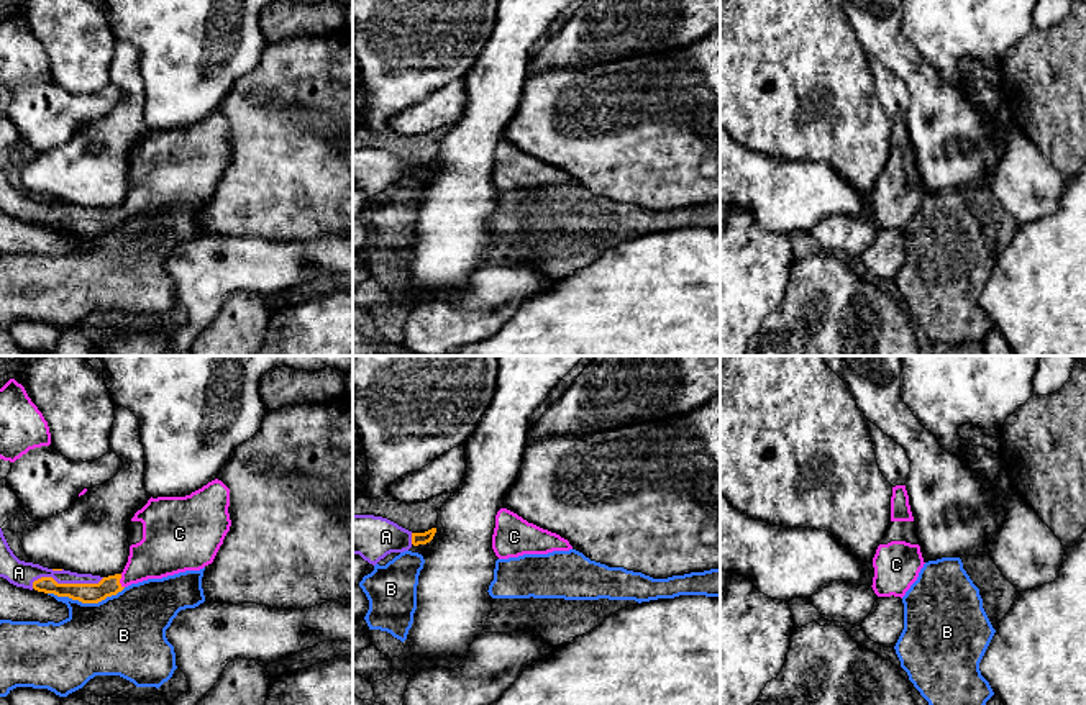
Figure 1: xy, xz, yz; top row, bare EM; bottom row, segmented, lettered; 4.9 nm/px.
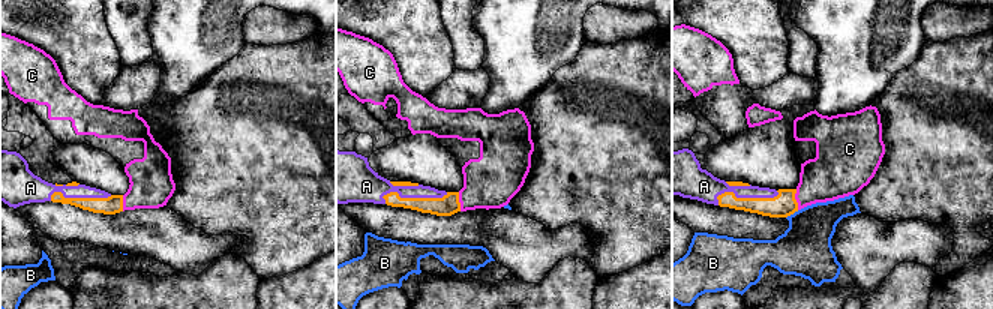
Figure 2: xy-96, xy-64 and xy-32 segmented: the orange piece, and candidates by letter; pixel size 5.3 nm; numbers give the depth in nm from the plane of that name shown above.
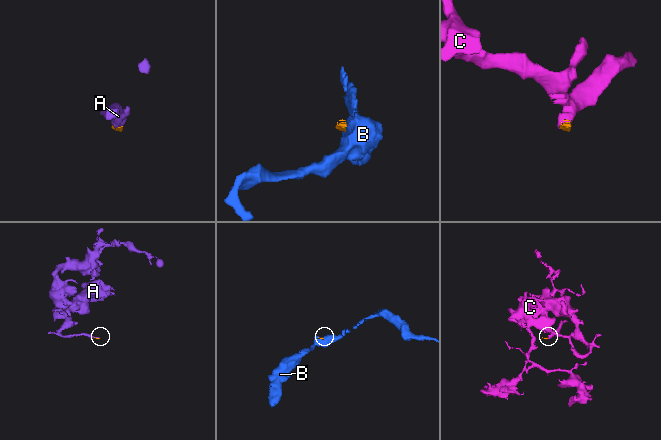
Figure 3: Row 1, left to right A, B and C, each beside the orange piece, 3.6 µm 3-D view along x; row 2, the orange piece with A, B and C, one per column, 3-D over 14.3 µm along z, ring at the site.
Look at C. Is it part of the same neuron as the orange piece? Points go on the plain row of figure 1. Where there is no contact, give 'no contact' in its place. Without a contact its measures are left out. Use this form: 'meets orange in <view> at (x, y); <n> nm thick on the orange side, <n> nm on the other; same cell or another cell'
meets orange in xy at (118, 213); 100 nm thick on the orange side, 240 nm on the other; same cell

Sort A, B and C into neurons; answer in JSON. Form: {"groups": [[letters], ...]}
{"groups": [["A", "C"], ["B"]]}

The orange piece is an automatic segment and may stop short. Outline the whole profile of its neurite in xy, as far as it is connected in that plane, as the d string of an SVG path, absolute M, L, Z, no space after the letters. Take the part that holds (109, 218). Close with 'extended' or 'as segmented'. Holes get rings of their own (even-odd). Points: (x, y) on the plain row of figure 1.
M218 111L185 130L151 130L131 151L123 205L108 210L20 193L0 161L0 210L16 220L98 236L131 216L212 197L231 159L228 139L230 121Z | extended

